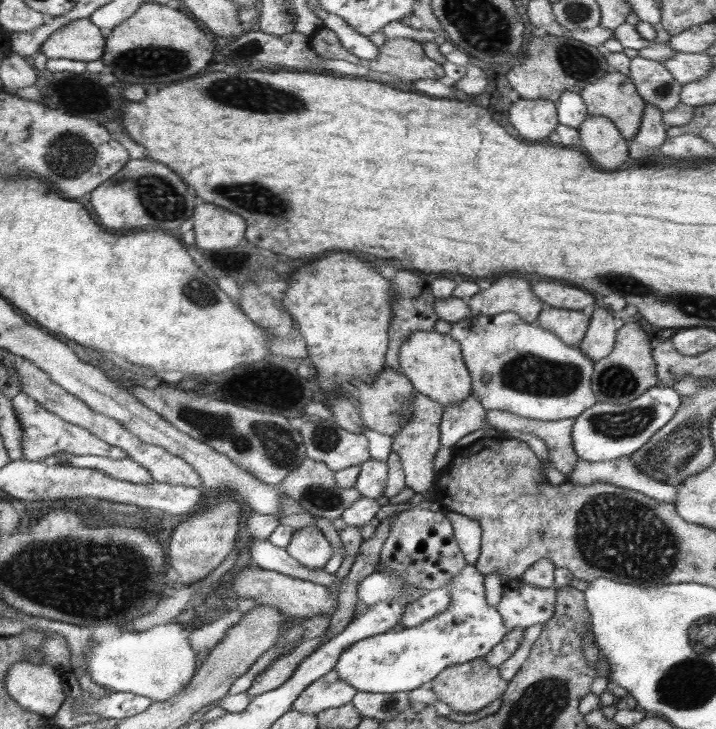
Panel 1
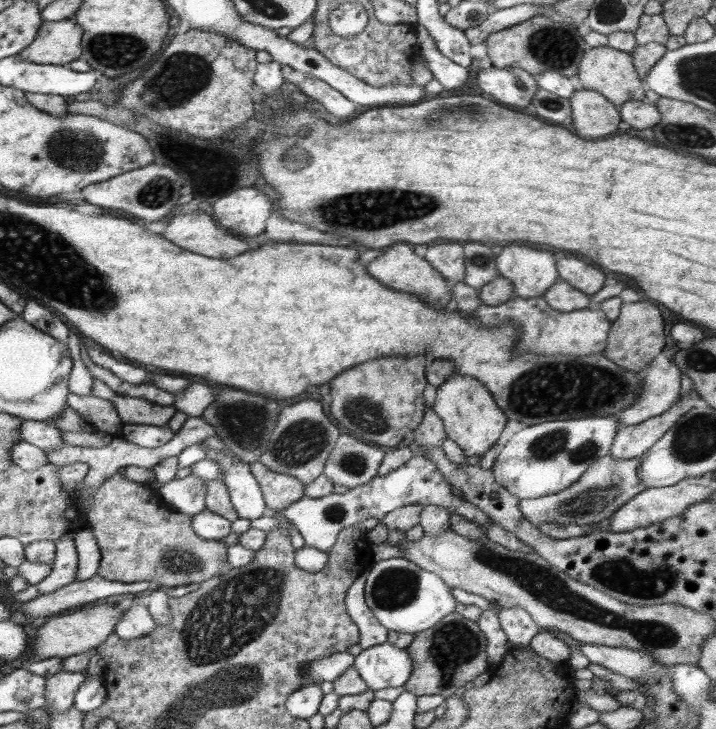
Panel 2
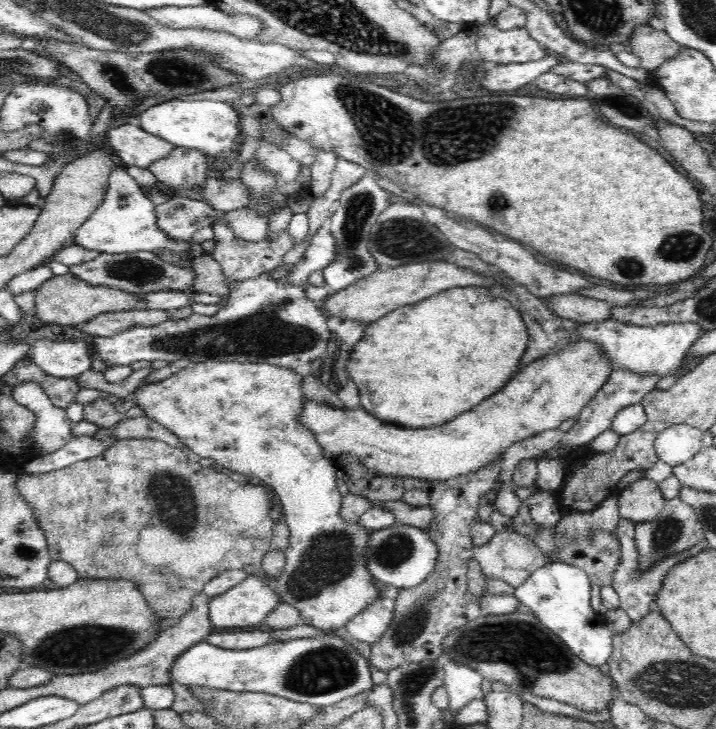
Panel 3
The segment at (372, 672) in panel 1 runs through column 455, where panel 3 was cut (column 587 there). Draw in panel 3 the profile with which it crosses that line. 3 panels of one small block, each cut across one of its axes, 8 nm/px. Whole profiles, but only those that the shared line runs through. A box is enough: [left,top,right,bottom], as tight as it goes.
[514,562,613,667]

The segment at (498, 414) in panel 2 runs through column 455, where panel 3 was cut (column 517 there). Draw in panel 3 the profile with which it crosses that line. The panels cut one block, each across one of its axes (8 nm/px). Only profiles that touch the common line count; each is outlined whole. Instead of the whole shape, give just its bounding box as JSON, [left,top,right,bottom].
[298,339,614,480]

